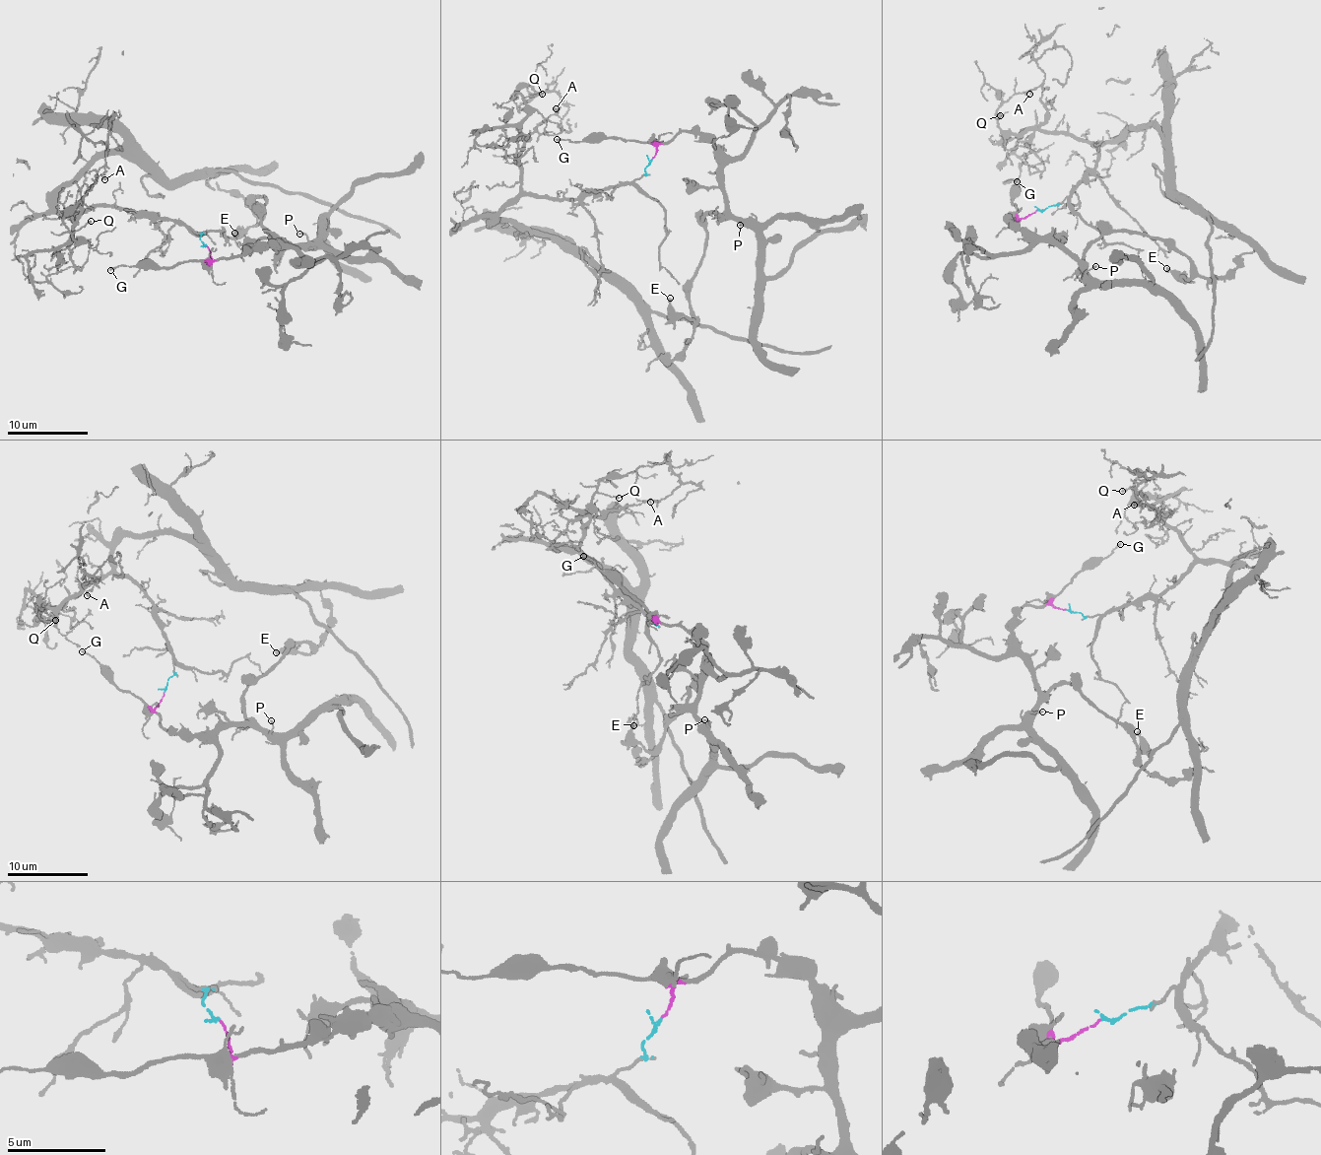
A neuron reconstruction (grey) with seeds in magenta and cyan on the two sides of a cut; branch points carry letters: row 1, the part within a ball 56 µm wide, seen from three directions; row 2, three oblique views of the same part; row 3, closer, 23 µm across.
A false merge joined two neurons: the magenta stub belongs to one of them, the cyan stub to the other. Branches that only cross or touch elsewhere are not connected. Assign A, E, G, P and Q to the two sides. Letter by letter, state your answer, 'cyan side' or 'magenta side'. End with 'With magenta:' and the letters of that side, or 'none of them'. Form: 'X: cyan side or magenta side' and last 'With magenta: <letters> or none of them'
A: cyan side
E: magenta side
G: magenta side
P: magenta side
Q: cyan side
With magenta: E, G, P

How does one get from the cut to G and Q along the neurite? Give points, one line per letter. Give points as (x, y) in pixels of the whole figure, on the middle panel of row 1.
G: (652, 158), (655, 150), (649, 143), (619, 138), (557, 139)
Q: (652, 160), (646, 172), (628, 182), (584, 191), (574, 199), (532, 196), (522, 188), (523, 101), (542, 94)

